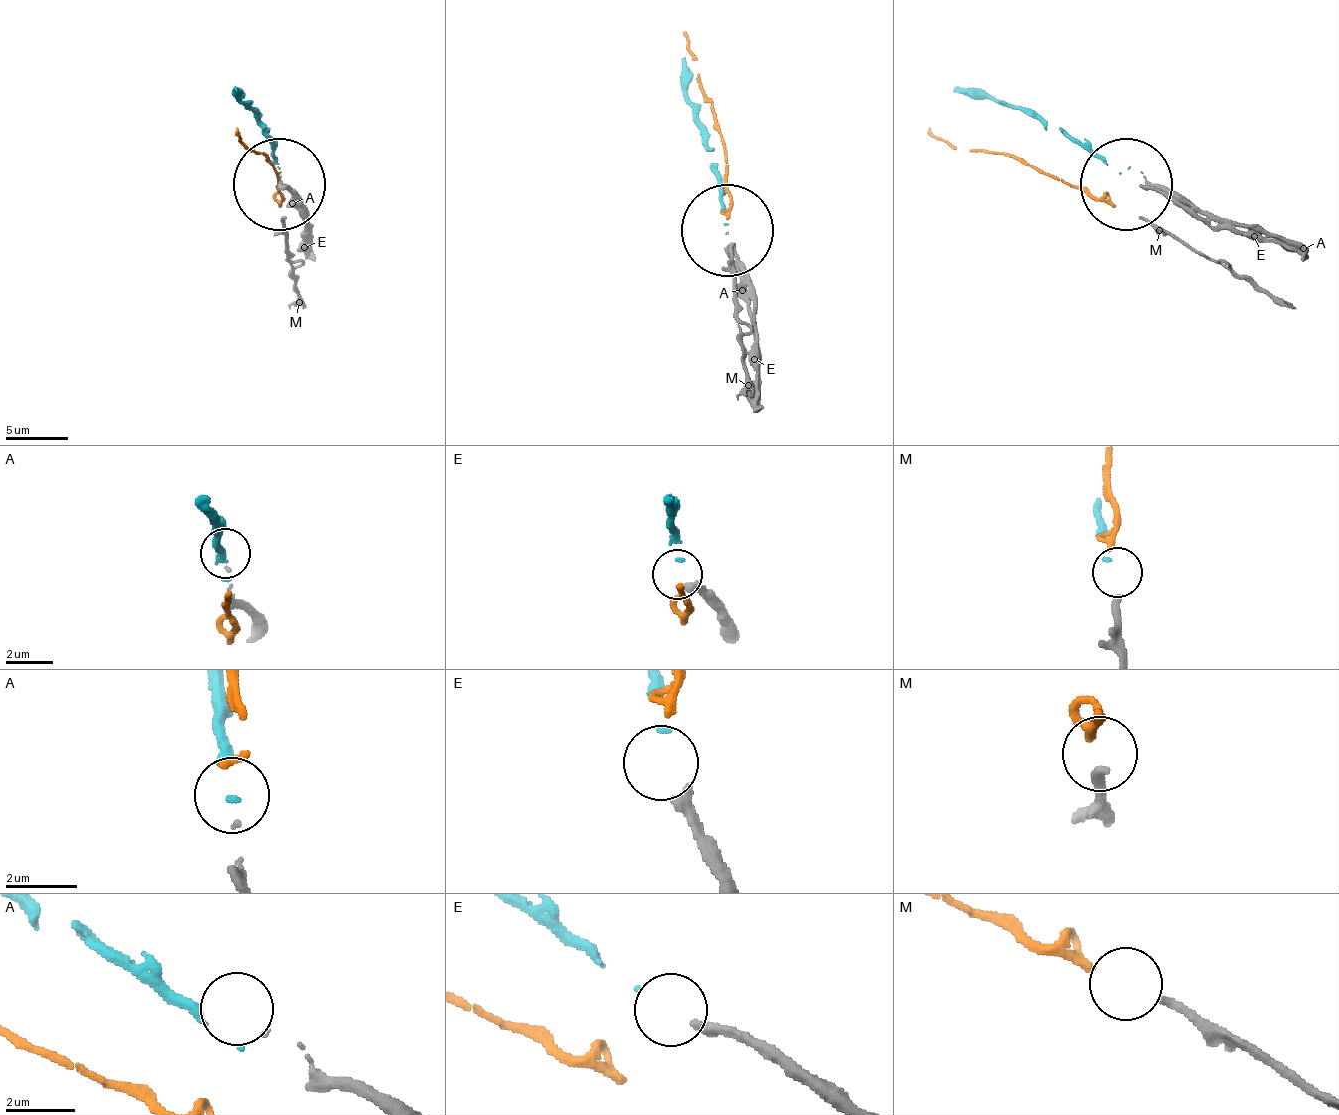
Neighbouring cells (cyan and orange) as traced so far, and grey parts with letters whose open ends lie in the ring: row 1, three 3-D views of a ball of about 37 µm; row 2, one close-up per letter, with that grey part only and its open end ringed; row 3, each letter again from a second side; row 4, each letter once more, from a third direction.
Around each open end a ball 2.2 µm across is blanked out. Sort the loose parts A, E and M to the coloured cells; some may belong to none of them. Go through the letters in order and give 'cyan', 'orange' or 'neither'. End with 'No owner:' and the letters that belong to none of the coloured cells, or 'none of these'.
A: neither
E: cyan
M: orange
No owner: A

